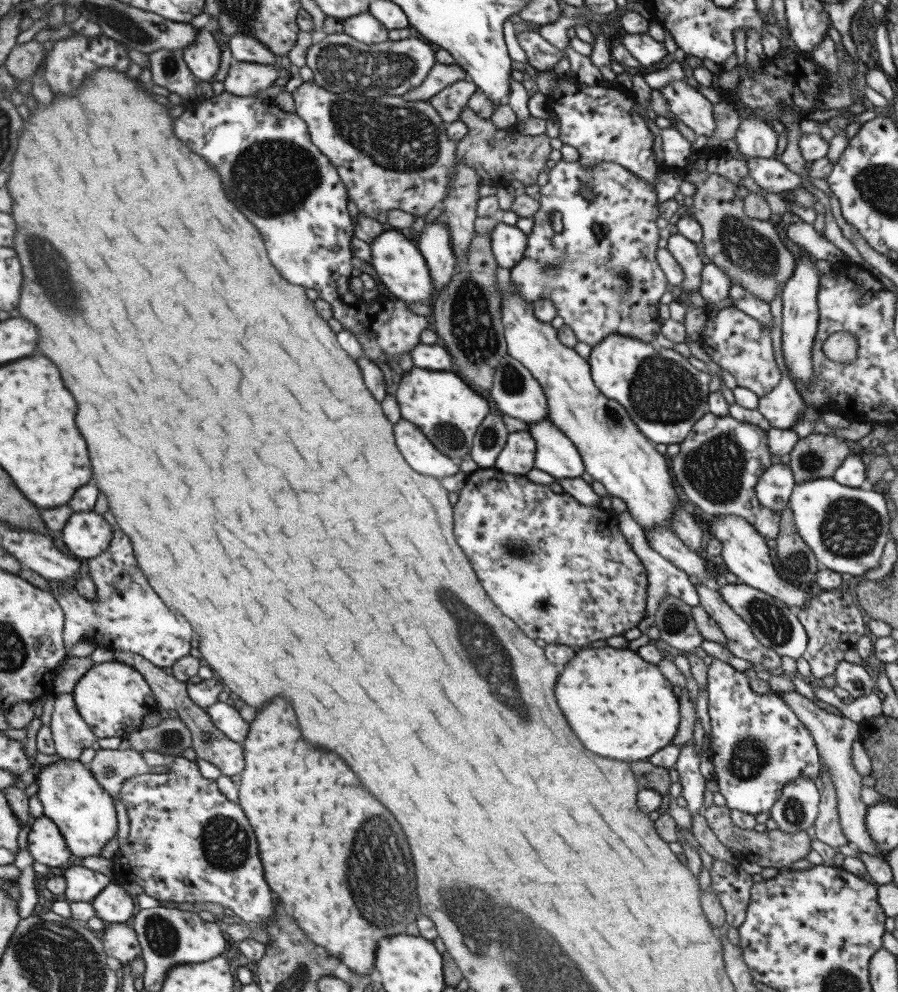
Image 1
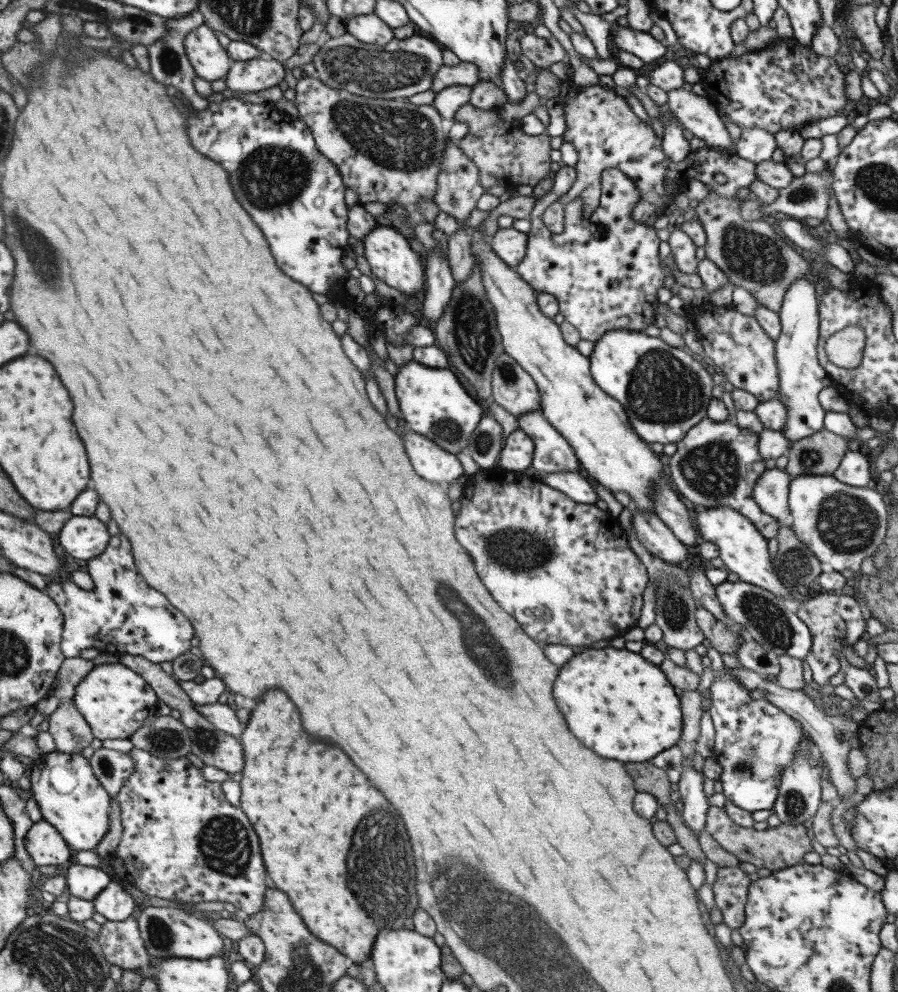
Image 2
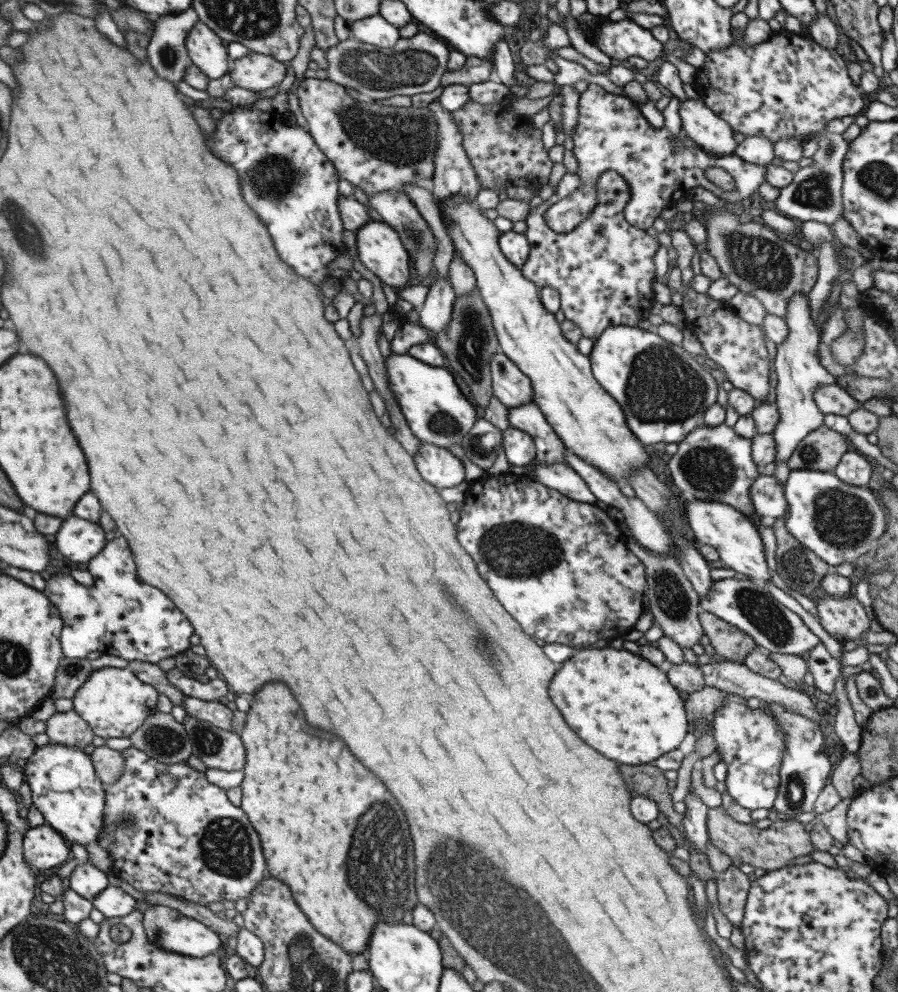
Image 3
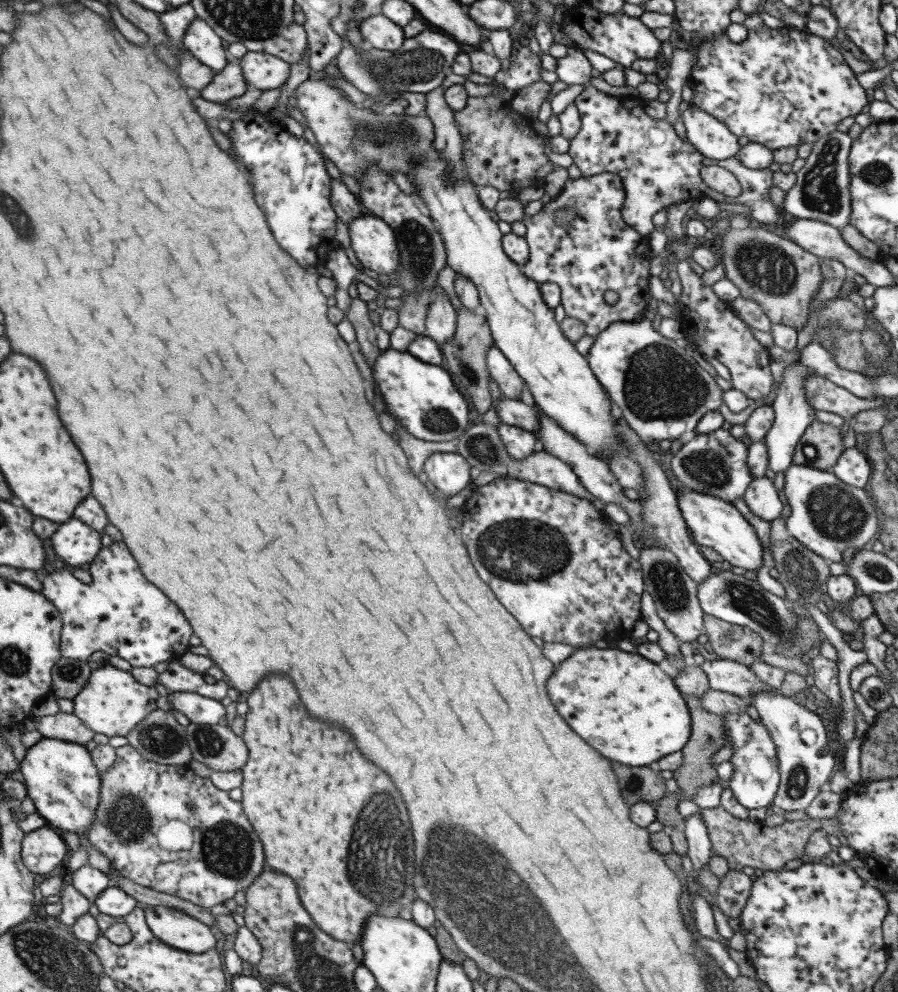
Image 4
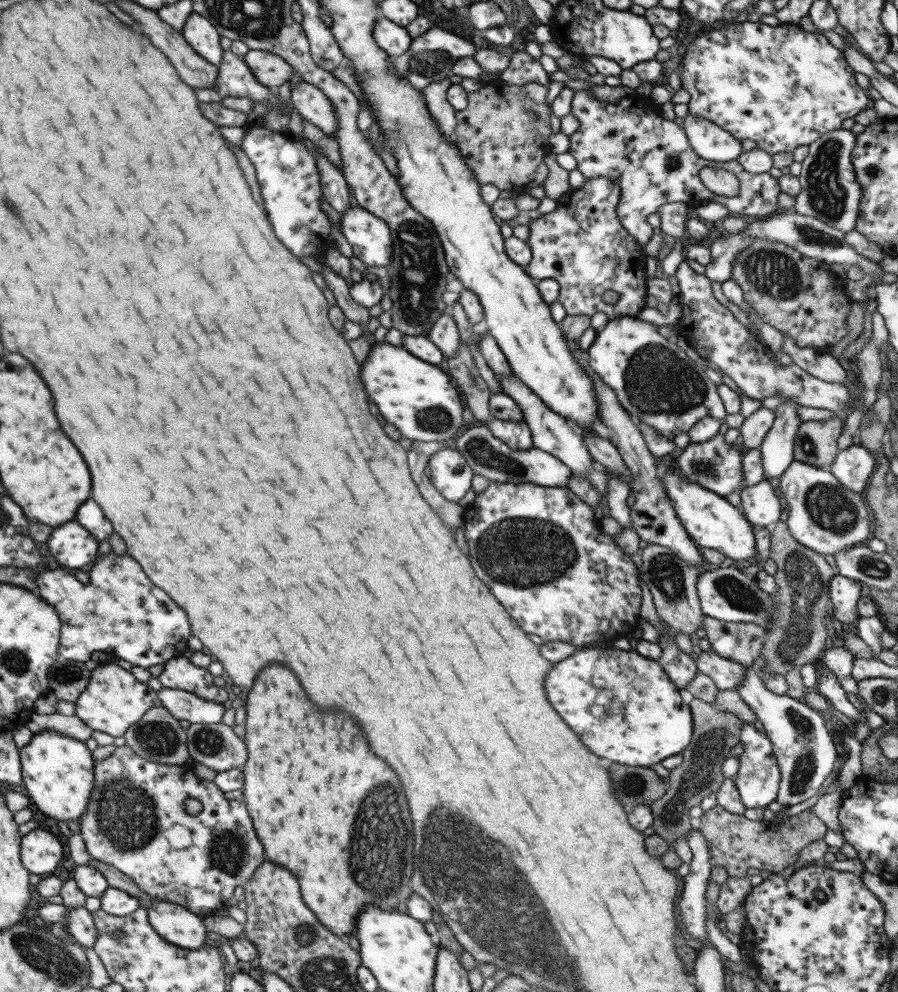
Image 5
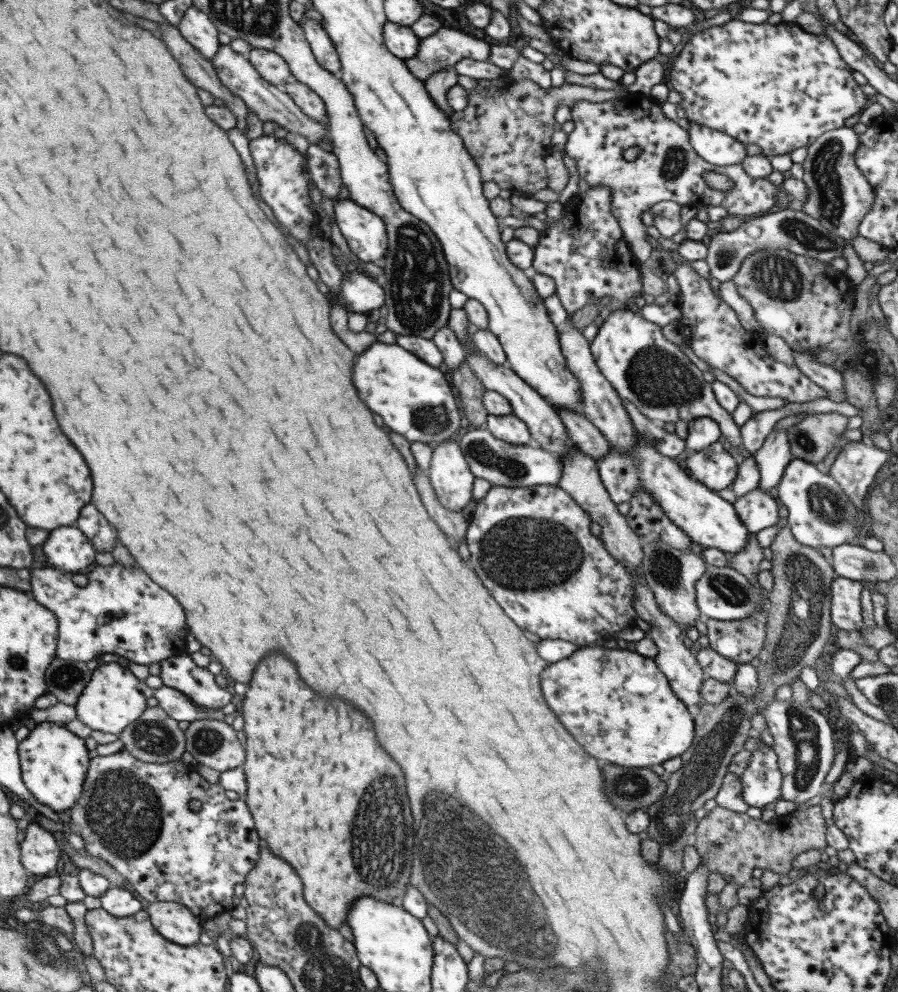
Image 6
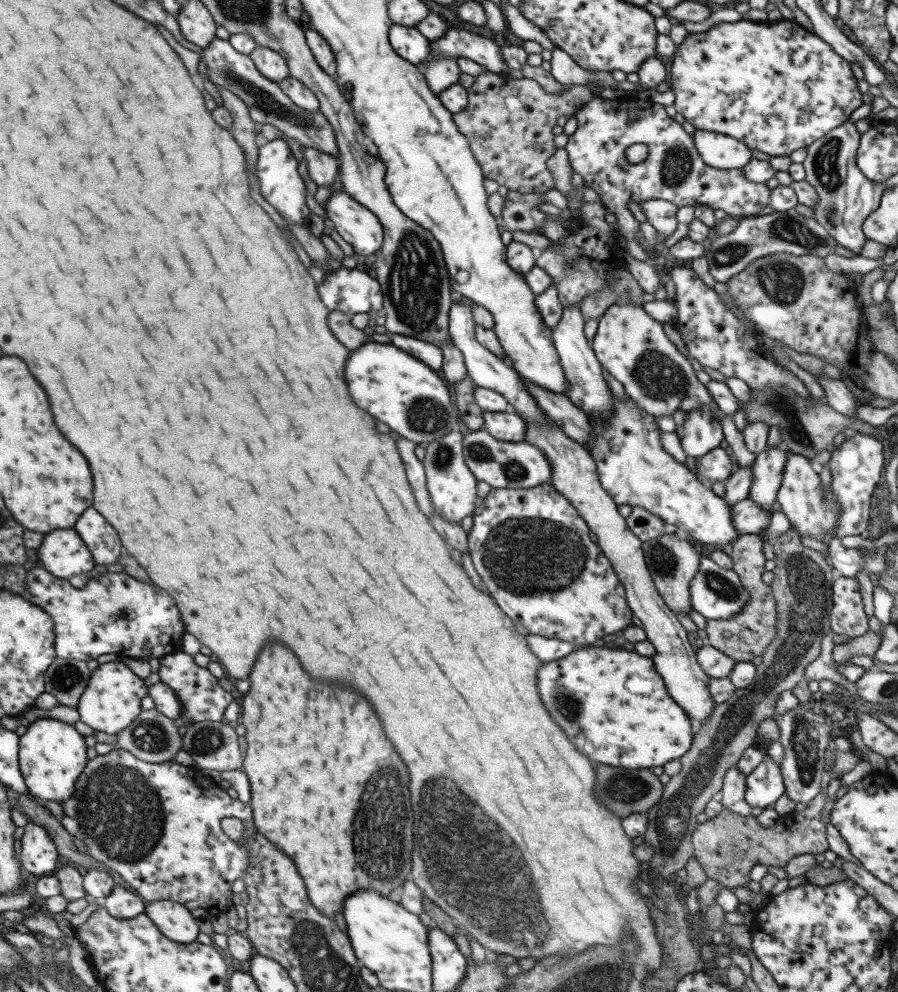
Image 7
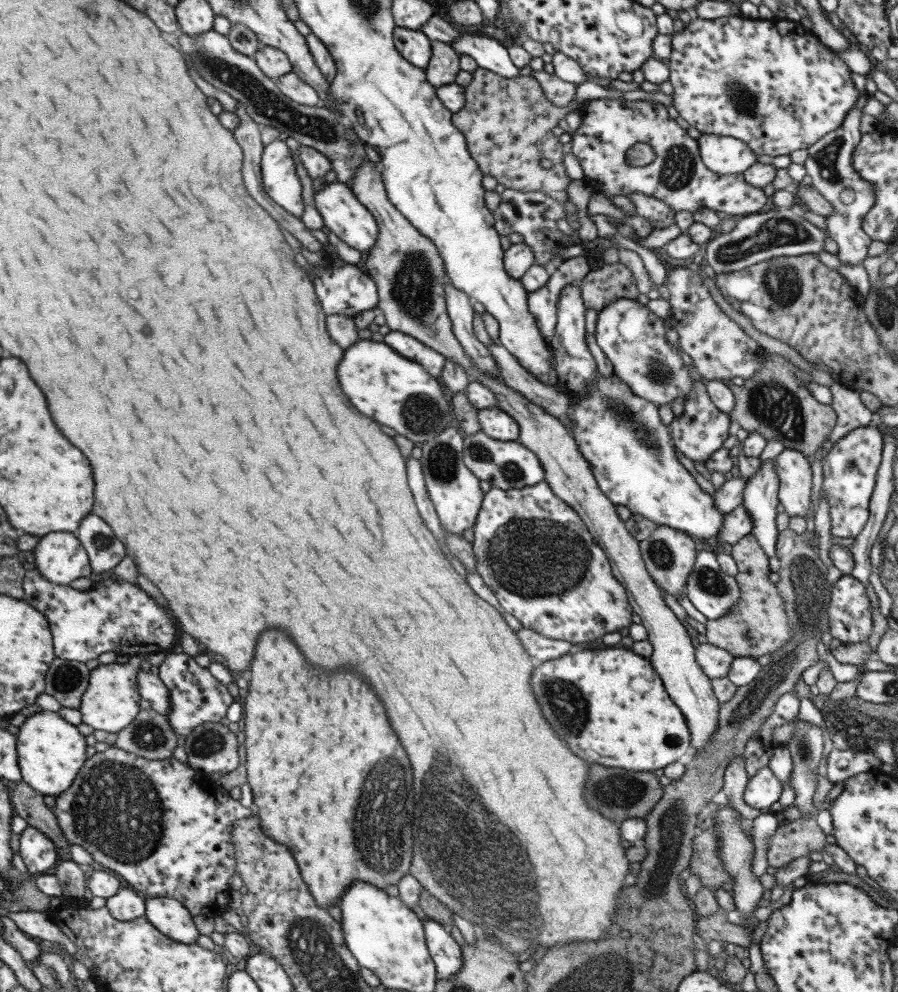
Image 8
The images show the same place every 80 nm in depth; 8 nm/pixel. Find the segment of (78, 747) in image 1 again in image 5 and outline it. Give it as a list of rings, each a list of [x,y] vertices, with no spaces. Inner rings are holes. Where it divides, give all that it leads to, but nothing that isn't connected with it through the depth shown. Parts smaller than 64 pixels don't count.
[[[32,712],[23,725],[33,733],[38,733],[42,730],[52,730],[56,733],[79,739],[81,742],[87,740],[92,732],[91,728],[84,722],[81,722],[81,719],[74,714],[66,716],[56,712],[50,715],[40,715]]]

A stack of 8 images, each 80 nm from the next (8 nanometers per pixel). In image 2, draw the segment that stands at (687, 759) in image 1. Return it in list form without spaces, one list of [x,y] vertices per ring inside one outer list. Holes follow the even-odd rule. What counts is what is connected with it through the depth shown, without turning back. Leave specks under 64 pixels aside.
[[[691,756],[682,759],[679,766],[680,779],[678,780],[678,792],[680,801],[683,803],[682,810],[679,810],[684,824],[691,829],[696,836],[704,829],[706,823],[706,812],[709,808],[705,794],[703,793],[703,775],[691,768],[691,762],[686,760]]]

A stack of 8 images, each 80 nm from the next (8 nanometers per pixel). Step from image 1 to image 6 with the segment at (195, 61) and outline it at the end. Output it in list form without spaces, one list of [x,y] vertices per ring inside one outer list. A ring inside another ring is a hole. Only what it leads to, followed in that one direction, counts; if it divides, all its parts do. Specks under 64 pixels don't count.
[[[189,6],[184,12],[177,31],[203,58],[210,60],[218,49],[218,32],[207,16],[197,7]]]

